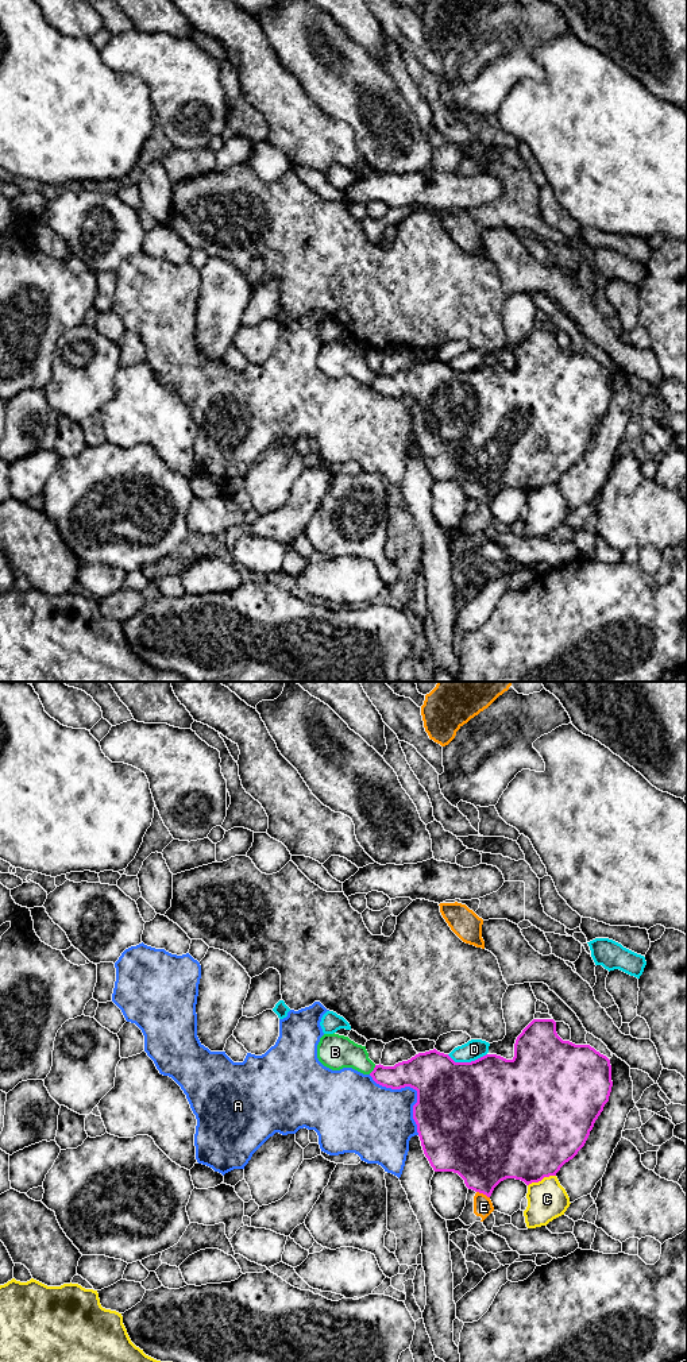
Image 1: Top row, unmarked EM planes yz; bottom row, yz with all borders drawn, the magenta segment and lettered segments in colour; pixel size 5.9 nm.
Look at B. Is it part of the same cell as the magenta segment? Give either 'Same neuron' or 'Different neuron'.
Different neuron

